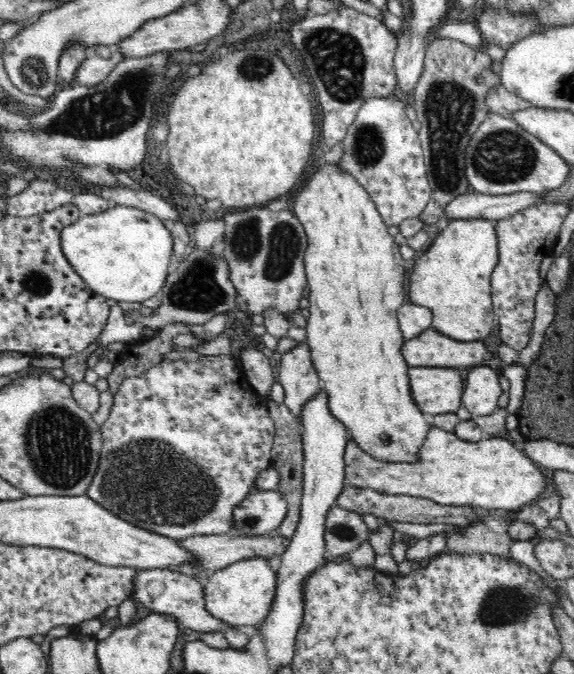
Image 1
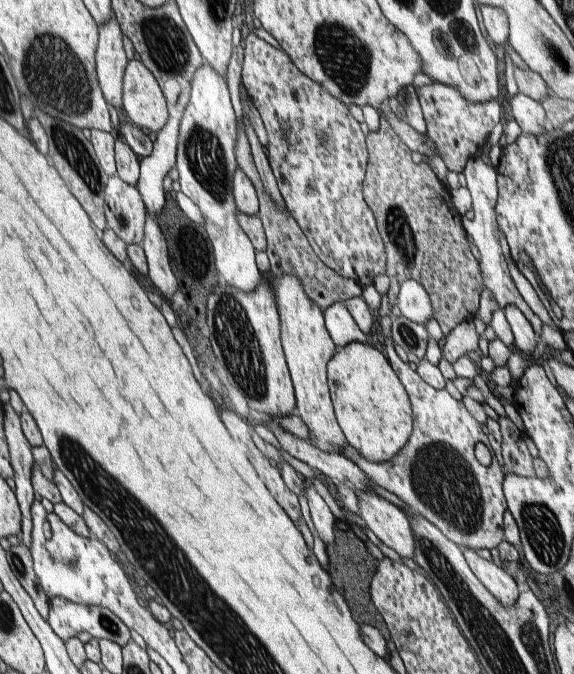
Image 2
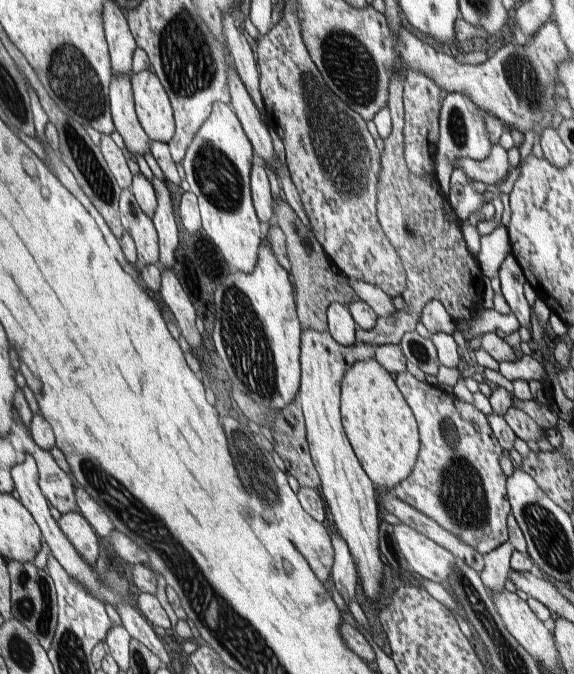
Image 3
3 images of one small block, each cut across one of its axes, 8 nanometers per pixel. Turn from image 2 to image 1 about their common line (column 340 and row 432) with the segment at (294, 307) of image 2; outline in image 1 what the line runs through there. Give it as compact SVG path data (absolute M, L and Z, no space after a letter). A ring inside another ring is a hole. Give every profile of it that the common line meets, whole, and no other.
M428 426L416 458L410 462L380 460L362 450L352 438L344 446L344 480L348 488L382 492L388 496L426 498L442 506L486 508L518 512L520 508L542 500L548 492L548 476L536 462L506 436L494 436L480 442L466 442L452 432Z

